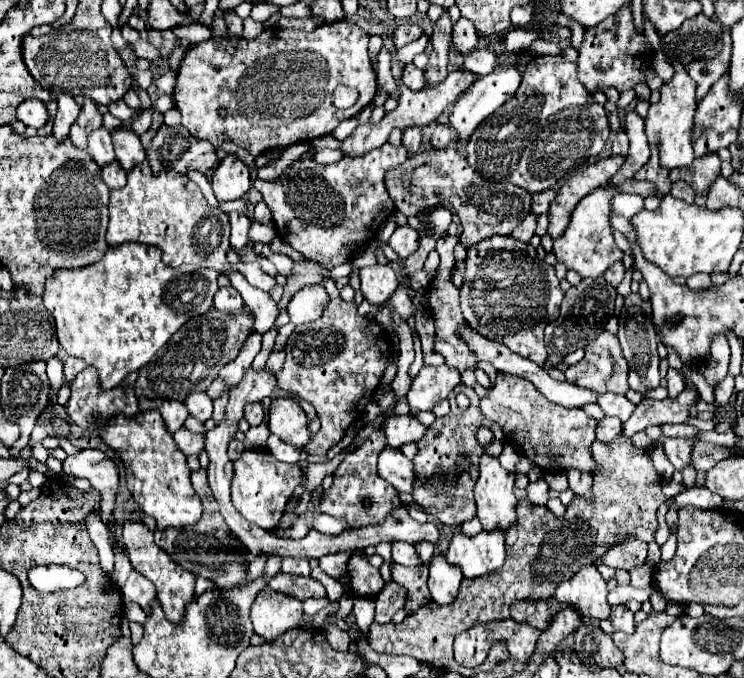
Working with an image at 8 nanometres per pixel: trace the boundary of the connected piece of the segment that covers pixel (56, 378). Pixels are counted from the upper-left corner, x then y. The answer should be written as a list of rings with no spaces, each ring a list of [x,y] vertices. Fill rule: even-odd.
[[[53,358],[51,362],[47,362],[47,376],[49,376],[51,388],[57,392],[63,386],[63,364],[59,358]]]

